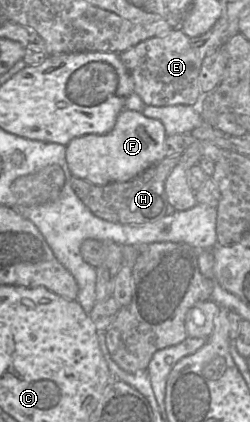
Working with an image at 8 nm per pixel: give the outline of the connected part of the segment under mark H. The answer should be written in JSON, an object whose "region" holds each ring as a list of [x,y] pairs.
{"region":[[[180,157],[164,158],[126,182],[99,186],[72,176],[70,184],[79,199],[100,219],[131,225],[153,223],[177,211],[167,200],[165,182],[179,160]]]}

